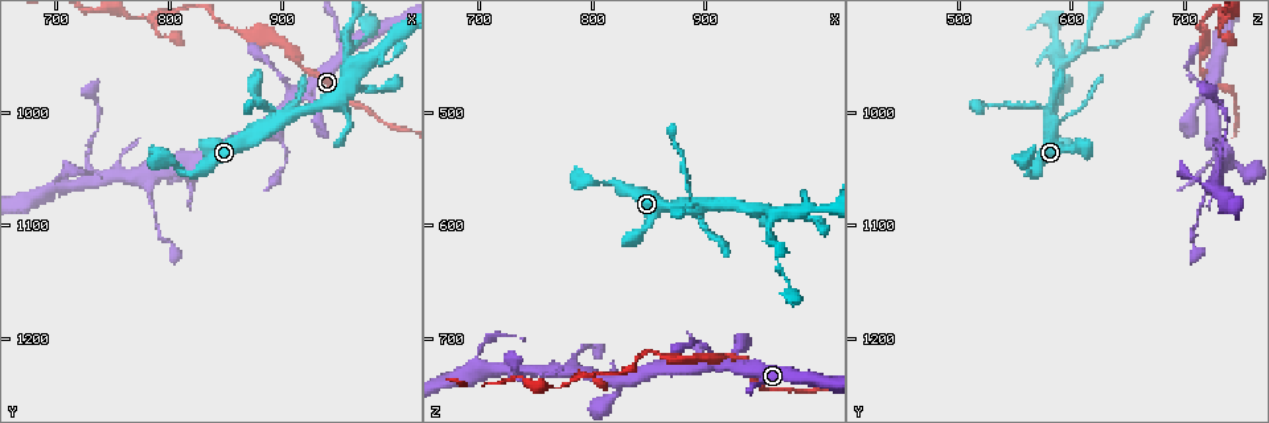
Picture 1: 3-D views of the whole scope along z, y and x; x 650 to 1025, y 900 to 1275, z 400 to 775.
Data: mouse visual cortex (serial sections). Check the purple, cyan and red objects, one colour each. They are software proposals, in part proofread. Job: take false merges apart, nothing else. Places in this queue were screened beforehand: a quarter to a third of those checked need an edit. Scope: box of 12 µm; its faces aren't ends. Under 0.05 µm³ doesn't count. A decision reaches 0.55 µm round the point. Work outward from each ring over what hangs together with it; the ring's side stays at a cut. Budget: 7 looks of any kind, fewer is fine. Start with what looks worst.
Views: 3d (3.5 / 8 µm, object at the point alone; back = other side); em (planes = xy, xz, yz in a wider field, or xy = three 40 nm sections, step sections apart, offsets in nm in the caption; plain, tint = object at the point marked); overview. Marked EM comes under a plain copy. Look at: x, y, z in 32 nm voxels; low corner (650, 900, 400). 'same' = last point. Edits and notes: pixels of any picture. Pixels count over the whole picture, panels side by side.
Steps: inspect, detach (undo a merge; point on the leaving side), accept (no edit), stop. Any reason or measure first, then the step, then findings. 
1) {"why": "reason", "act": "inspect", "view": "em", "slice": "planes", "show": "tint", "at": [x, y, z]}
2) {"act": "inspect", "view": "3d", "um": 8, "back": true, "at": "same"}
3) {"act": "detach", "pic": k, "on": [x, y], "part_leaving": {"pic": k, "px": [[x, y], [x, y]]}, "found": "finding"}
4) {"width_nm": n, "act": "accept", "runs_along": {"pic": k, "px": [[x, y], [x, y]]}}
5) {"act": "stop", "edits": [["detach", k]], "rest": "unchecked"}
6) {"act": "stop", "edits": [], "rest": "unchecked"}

{"why": "a narrow waist", "act": "inspect", "view": "3d", "um": 3.5, "back": true, "at": [804, 1048, 562]}

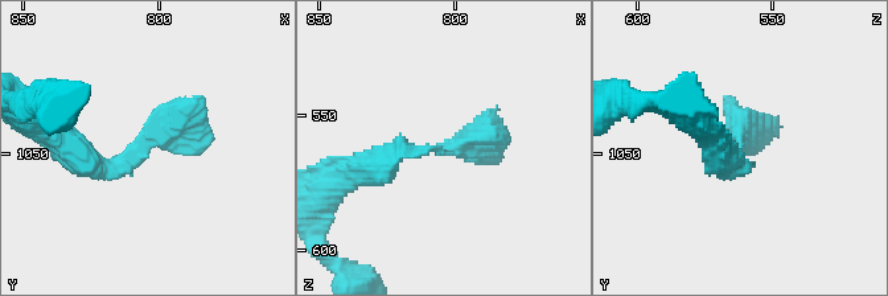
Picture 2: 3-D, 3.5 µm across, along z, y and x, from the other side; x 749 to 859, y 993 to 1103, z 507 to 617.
{"why": "shape alone is not enough", "act": "inspect", "view": "em", "slice": "xy", "step": 1, "show": "tint", "at": [804, 1047, 564]}

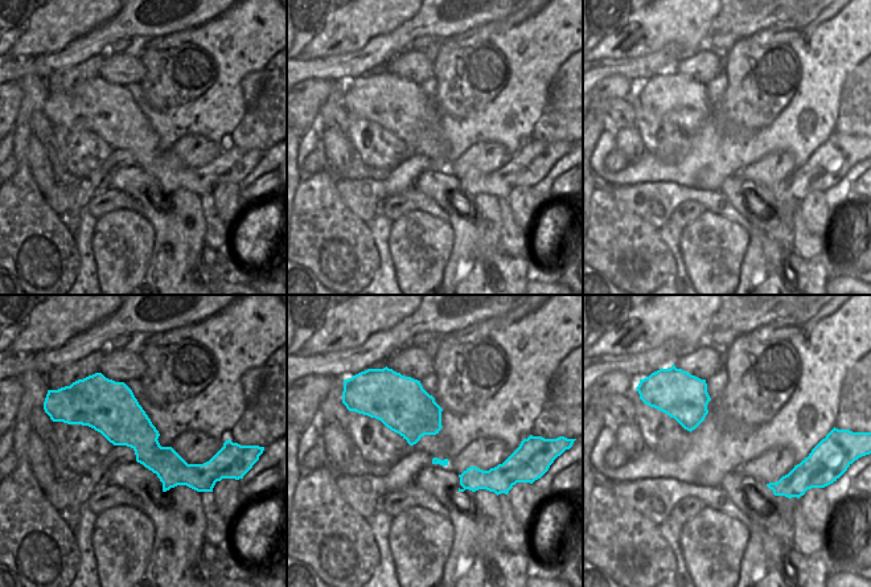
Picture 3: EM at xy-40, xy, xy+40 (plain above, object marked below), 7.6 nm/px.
{"act": "accept", "runs_along": {"pic": 2, "px": [[371, 168], [399, 151], [509, 144]]}, "found": "continuous, no second cell"}

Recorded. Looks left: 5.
{"act": "inspect", "view": "3d", "um": 3.5, "at": [920, 982, 726]}

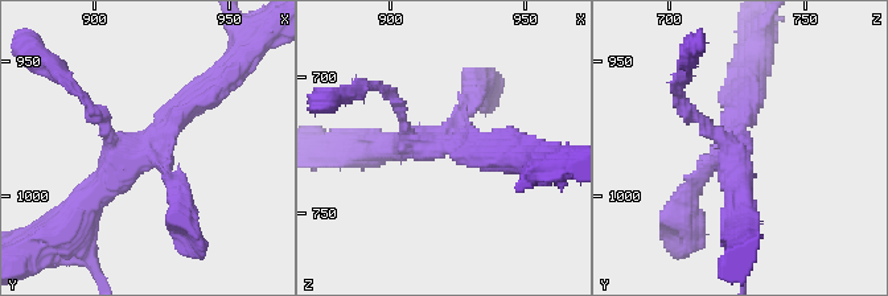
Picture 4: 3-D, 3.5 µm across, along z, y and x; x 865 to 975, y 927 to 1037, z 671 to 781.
{"arms": 4, "arm_widths_nm": [150, 150, 350, 350], "why": "shape alone is not enough", "act": "inspect", "view": "em", "slice": "planes", "show": "tint", "at": [919, 980, 725]}

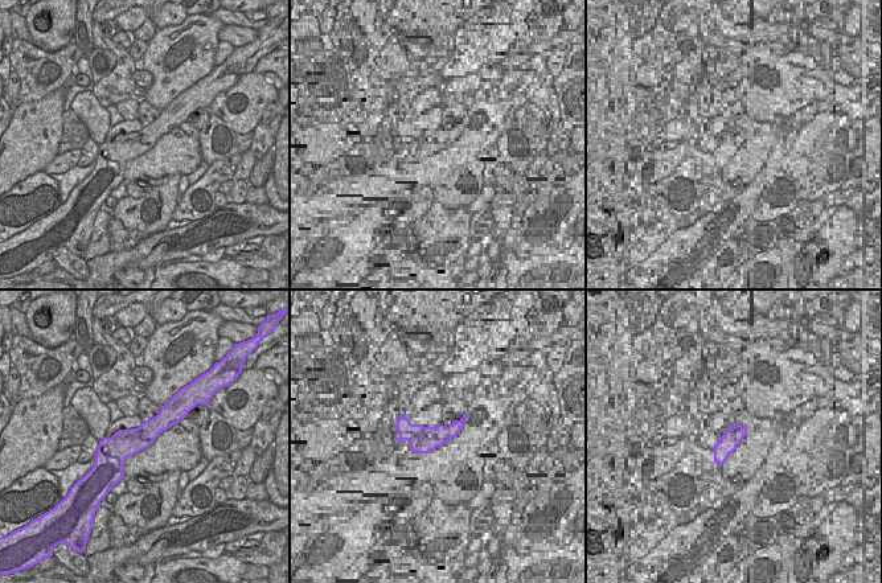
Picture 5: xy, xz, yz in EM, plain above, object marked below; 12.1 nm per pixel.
{"act": "accept", "runs_along": {"pic": 4, "px": [[214, 82], [116, 163], [85, 204]]}, "found": "one cell here"}

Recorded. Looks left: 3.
{"why": "two arms in line, one across", "act": "inspect", "view": "3d", "um": 3.5, "at": [736, 1060, 730]}

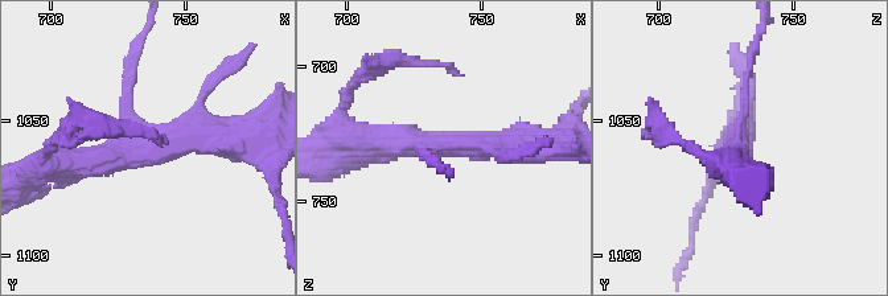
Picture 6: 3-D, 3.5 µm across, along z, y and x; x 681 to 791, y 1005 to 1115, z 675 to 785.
{"arms": 3, "arm_widths_nm": [150, 350, 400], "act": "inspect", "view": "em", "slice": "xy", "step": 5, "show": "tint", "at": [734, 1061, 729]}

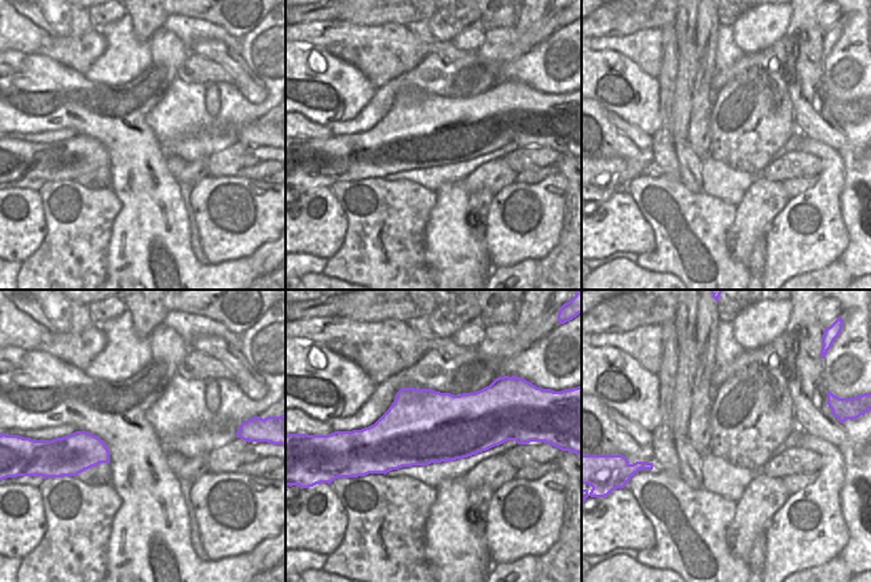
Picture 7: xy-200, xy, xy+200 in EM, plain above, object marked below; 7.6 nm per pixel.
{"act": "accept", "runs_along": {"pic": 6, "px": [[229, 135], [54, 163]]}, "found": "one cell here"}

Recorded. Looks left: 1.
{"act": "stop", "edits": [], "rest": "unchecked"}

